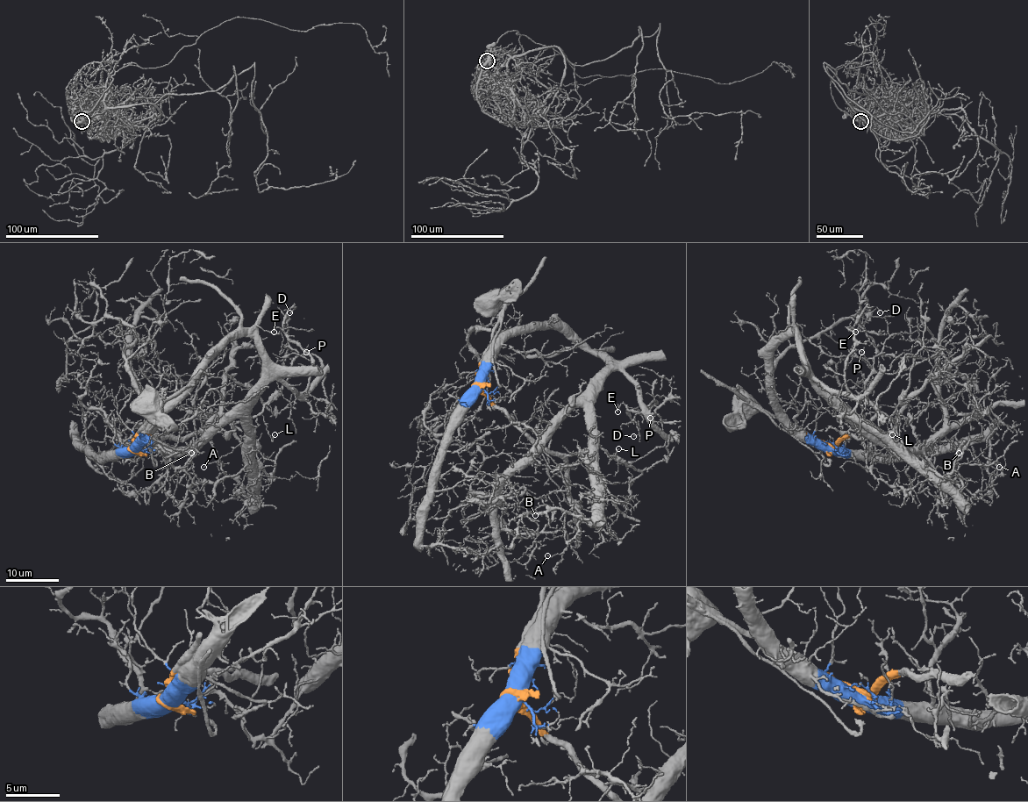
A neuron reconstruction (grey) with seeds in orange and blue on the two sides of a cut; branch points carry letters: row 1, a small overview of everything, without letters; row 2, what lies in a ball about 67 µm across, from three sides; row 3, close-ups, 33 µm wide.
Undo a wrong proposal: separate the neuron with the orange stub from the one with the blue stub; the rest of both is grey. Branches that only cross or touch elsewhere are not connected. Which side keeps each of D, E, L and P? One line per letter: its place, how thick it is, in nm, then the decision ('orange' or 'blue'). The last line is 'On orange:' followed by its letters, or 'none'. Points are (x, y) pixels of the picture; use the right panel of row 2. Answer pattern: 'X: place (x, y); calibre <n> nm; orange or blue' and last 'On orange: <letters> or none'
D: place (880, 312); calibre 140 nm; blue
E: place (855, 332); calibre 80 nm; blue
L: place (892, 434); calibre 100 nm; orange
P: place (861, 352); calibre 130 nm; blue
On orange: L

